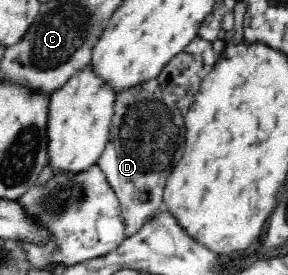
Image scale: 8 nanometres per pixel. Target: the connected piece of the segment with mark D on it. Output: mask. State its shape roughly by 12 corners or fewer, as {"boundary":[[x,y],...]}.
{"boundary":[[198,36],[117,91],[97,163],[125,237],[163,208],[185,113],[216,60]]}

